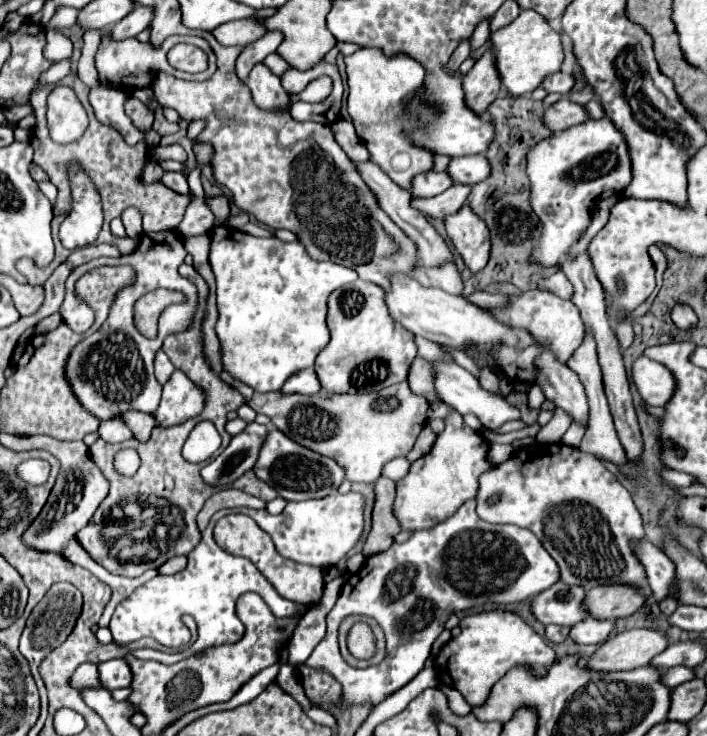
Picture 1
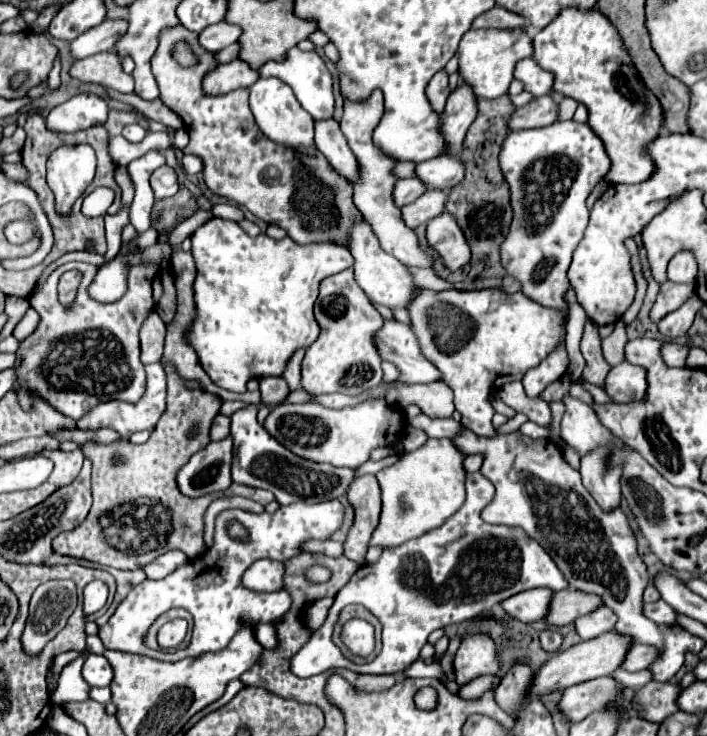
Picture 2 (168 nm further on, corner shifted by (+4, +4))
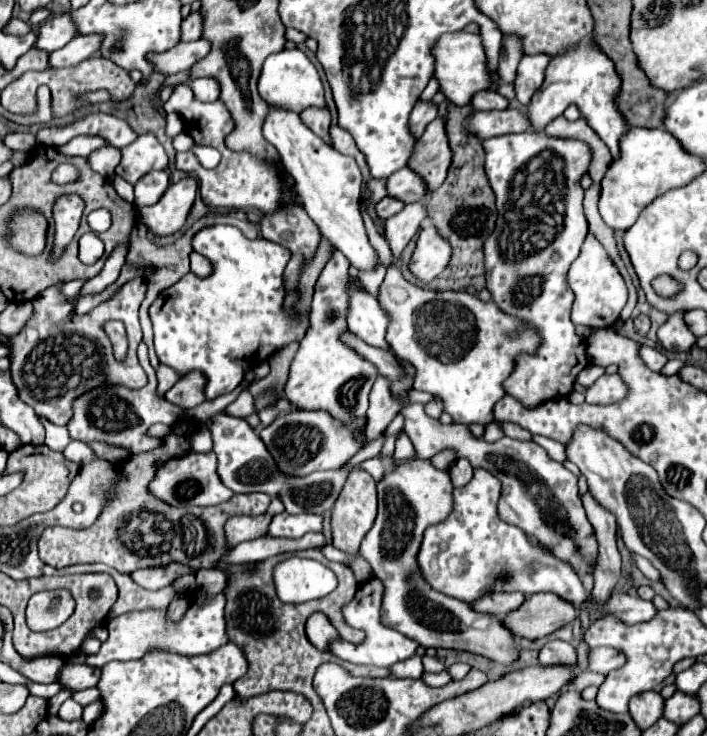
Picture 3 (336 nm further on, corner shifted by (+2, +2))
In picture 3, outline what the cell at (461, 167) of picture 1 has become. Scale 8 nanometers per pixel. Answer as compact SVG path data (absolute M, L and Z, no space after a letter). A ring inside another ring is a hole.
M404 167L388 177L388 195L394 195L404 203L414 203L422 201L428 195L428 187L426 181L416 171Z

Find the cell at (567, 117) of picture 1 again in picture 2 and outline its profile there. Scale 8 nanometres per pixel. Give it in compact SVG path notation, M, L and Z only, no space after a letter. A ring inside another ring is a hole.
M544 95L544 97L532 99L524 107L518 107L512 113L512 117L508 121L508 127L512 131L534 129L534 127L546 127L554 121L556 121L556 103L550 95Z

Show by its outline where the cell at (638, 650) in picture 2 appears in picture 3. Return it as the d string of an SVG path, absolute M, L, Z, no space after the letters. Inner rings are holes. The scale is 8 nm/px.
M600 647L600 649L590 649L590 669L596 673L610 673L620 667L624 667L626 655L616 649Z

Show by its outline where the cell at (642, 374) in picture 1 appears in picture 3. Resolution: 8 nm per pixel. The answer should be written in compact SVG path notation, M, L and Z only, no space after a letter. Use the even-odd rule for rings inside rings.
M618 373L602 375L592 387L586 389L586 403L608 405L608 403L616 403L618 399L624 399L626 395L628 395L628 385L622 381Z

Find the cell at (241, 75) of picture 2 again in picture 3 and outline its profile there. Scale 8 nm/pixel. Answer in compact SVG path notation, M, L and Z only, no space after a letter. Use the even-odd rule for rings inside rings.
M214 77L194 79L194 95L200 101L216 101L220 97L220 83Z

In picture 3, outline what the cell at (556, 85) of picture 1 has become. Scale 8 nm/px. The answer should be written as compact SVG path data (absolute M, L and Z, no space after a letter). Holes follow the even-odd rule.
M524 55L518 71L516 71L516 79L514 79L514 89L516 89L516 99L522 105L528 105L532 95L540 89L542 81L544 81L544 69L548 63L550 55Z

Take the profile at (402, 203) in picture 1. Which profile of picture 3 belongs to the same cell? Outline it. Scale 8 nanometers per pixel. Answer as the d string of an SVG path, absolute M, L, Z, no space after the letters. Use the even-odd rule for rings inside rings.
M310 107L310 111L302 111L302 121L318 135L322 137L328 145L332 145L332 139L330 139L330 123L332 123L332 117L330 117L330 111L328 109L316 109L316 107Z

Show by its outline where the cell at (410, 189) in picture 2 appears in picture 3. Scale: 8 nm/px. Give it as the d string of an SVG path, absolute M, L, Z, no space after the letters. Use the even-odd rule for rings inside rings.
M388 195L388 197L384 197L384 199L376 205L376 211L378 211L378 217L380 217L380 219L388 219L388 217L396 215L398 211L402 211L402 207L404 207L404 203L402 203L400 199Z

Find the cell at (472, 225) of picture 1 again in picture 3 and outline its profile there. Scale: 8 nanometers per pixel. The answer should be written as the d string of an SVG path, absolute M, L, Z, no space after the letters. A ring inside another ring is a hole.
M426 225L416 241L416 251L410 261L410 271L422 281L436 279L452 259L452 245L438 233L434 225Z

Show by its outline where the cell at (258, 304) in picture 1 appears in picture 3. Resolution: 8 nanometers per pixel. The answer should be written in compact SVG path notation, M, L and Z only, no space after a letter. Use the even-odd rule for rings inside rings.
M212 225L198 231L192 247L212 263L212 273L208 277L188 273L174 287L162 291L150 307L154 347L160 363L174 367L180 375L202 371L208 381L206 399L234 391L250 369L306 335L314 285L336 251L330 239L322 235L314 257L302 265L298 287L294 287L298 301L288 313L284 307L288 293L284 269L292 259L290 249L262 237L254 241L242 239L242 247L238 247L238 241L238 229L230 225Z

